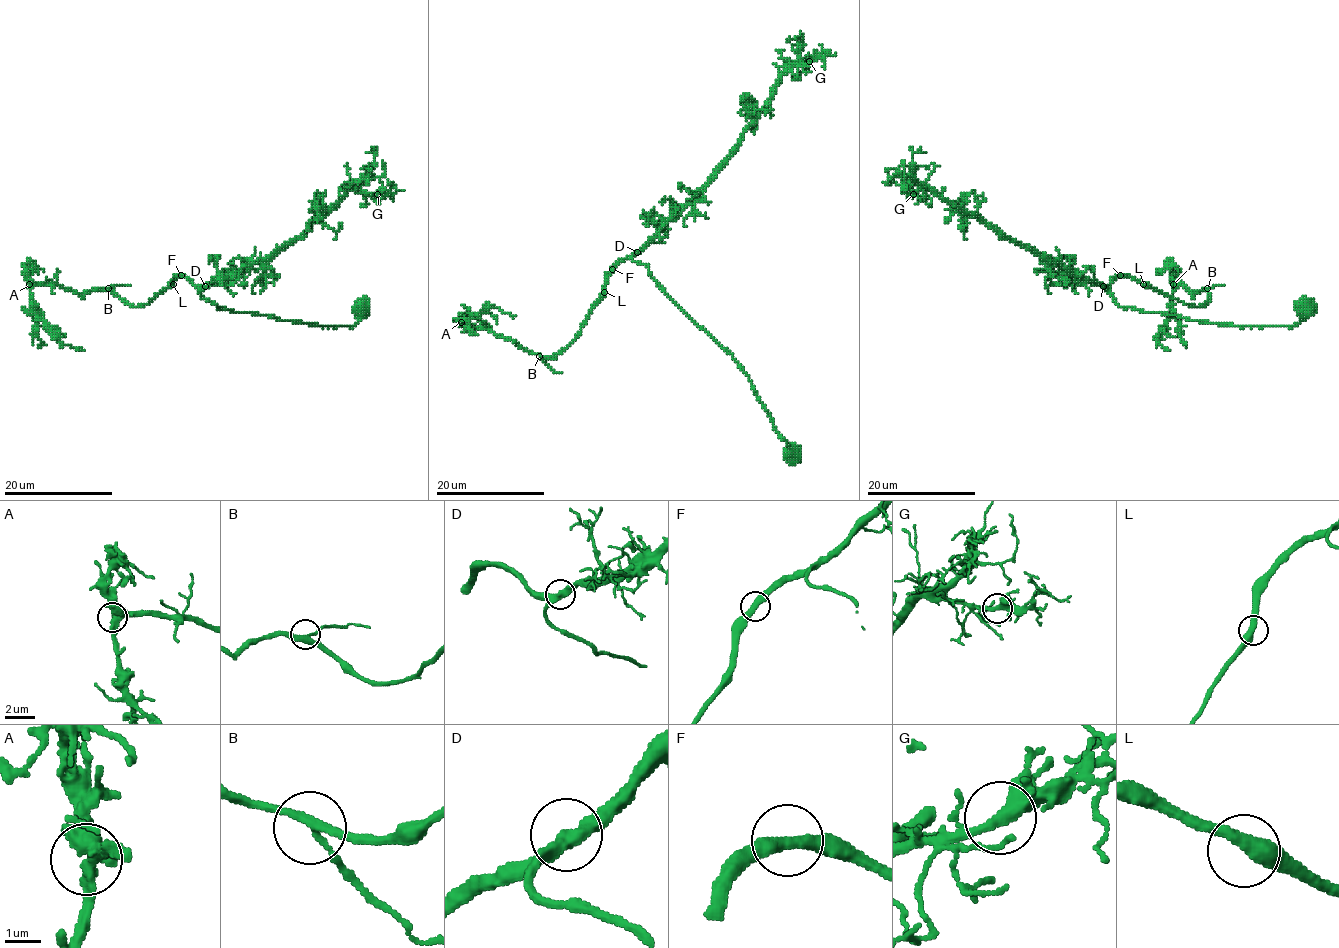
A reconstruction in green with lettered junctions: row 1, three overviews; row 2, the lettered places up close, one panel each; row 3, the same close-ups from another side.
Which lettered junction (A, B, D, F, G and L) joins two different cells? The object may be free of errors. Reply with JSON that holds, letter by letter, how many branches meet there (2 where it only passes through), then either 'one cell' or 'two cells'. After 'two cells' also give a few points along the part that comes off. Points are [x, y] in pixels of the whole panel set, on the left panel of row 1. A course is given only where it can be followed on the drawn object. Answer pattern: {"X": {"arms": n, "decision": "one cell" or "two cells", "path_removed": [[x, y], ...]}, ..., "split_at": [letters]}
{"A": {"arms": 3, "decision": "one cell"}, "B": {"arms": 3, "decision": "one cell"}, "D": {"arms": 2, "decision": "one cell"}, "F": {"arms": 2, "decision": "one cell"}, "G": {"arms": 3, "decision": "one cell"}, "L": {"arms": 2, "decision": "one cell"}, "split_at": []}

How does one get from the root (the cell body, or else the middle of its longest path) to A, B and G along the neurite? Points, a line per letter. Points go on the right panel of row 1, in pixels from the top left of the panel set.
A: (1111, 283), (1127, 276), (1189, 305), (1202, 306), (1208, 299), (1203, 288), (1194, 295), (1181, 284), (1173, 284)
B: (1111, 283), (1119, 276), (1127, 276), (1195, 306), (1202, 306), (1208, 299), (1207, 288)
G: (1111, 283), (1101, 286), (1072, 276), (941, 196), (928, 190), (913, 194)

